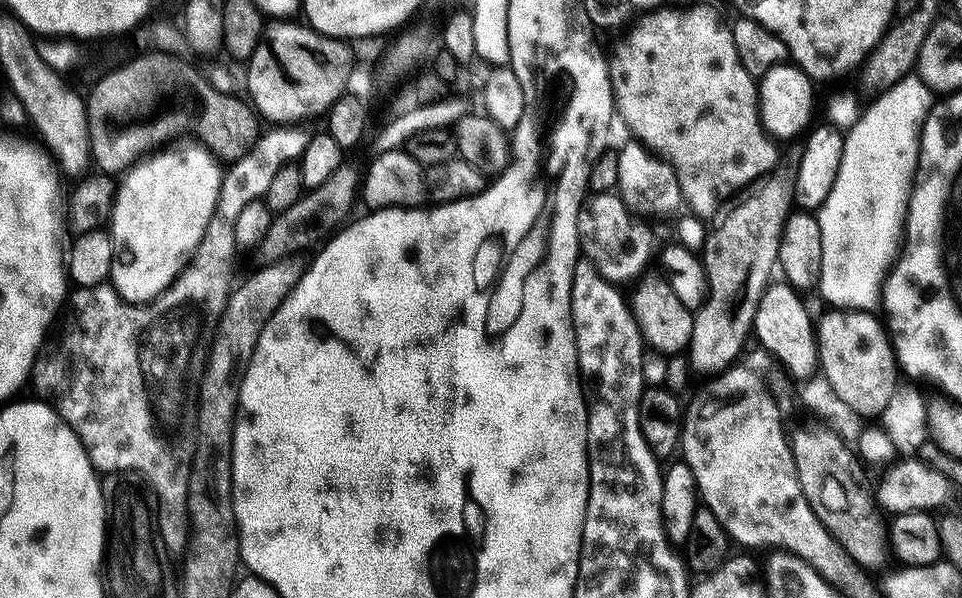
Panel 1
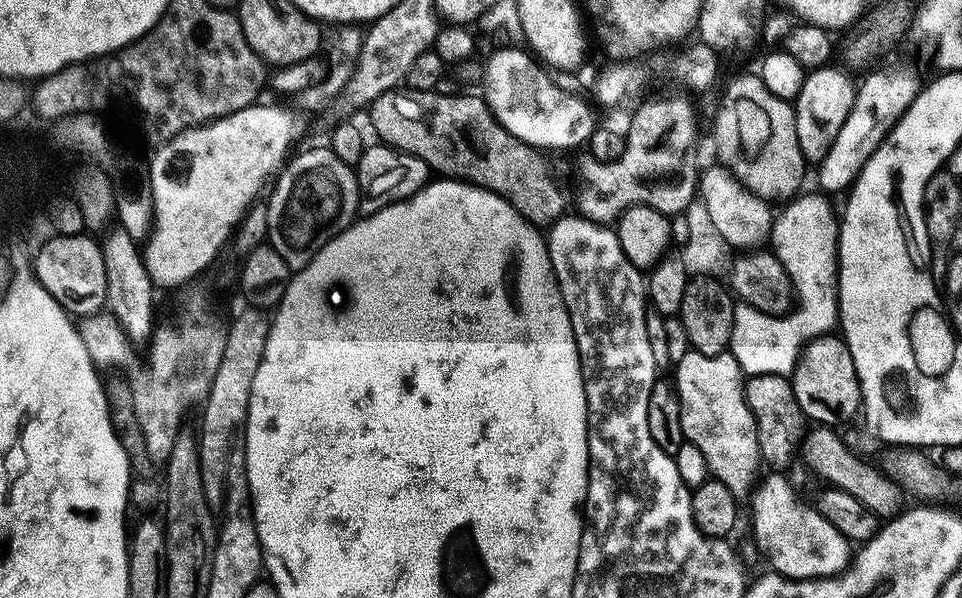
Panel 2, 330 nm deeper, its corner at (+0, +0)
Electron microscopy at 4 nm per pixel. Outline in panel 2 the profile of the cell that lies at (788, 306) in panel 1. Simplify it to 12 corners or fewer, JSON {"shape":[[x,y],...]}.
{"shape":[[812,340],[790,379],[809,421],[841,426],[862,408],[848,343]]}

